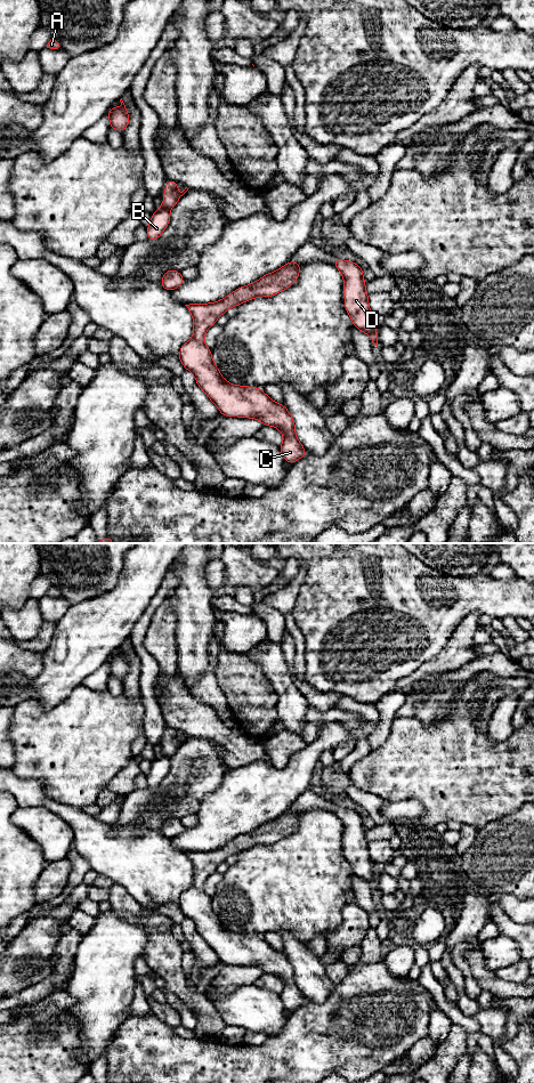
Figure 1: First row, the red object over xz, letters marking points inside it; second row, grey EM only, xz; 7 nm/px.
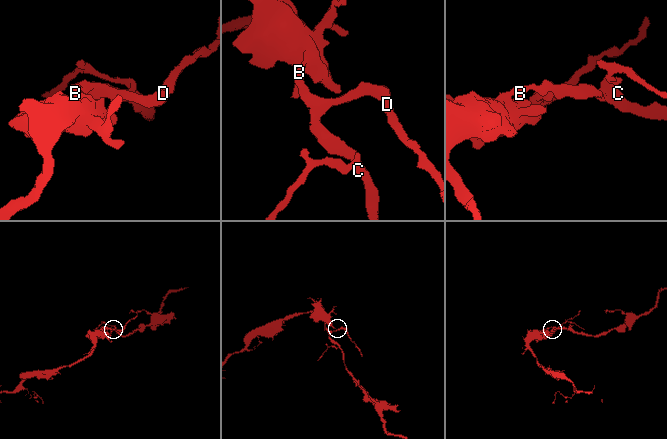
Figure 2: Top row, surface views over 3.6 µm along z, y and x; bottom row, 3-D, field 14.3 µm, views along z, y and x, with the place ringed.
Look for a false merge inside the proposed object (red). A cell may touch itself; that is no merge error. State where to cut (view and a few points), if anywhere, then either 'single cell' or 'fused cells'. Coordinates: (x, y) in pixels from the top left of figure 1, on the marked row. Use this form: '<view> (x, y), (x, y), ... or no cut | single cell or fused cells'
xz (163, 203), (169, 209) | fused cells

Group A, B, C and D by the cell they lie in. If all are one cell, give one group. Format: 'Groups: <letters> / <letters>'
Groups: A / B C D

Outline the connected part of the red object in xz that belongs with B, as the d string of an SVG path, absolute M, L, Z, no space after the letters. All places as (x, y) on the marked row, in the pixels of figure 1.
M164 204L161 205L153 215L147 227L148 241L155 241L160 237L162 232L165 229L170 221L170 209L165 208Z

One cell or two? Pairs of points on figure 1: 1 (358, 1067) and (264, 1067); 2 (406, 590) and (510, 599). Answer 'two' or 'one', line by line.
1: one
2: one

